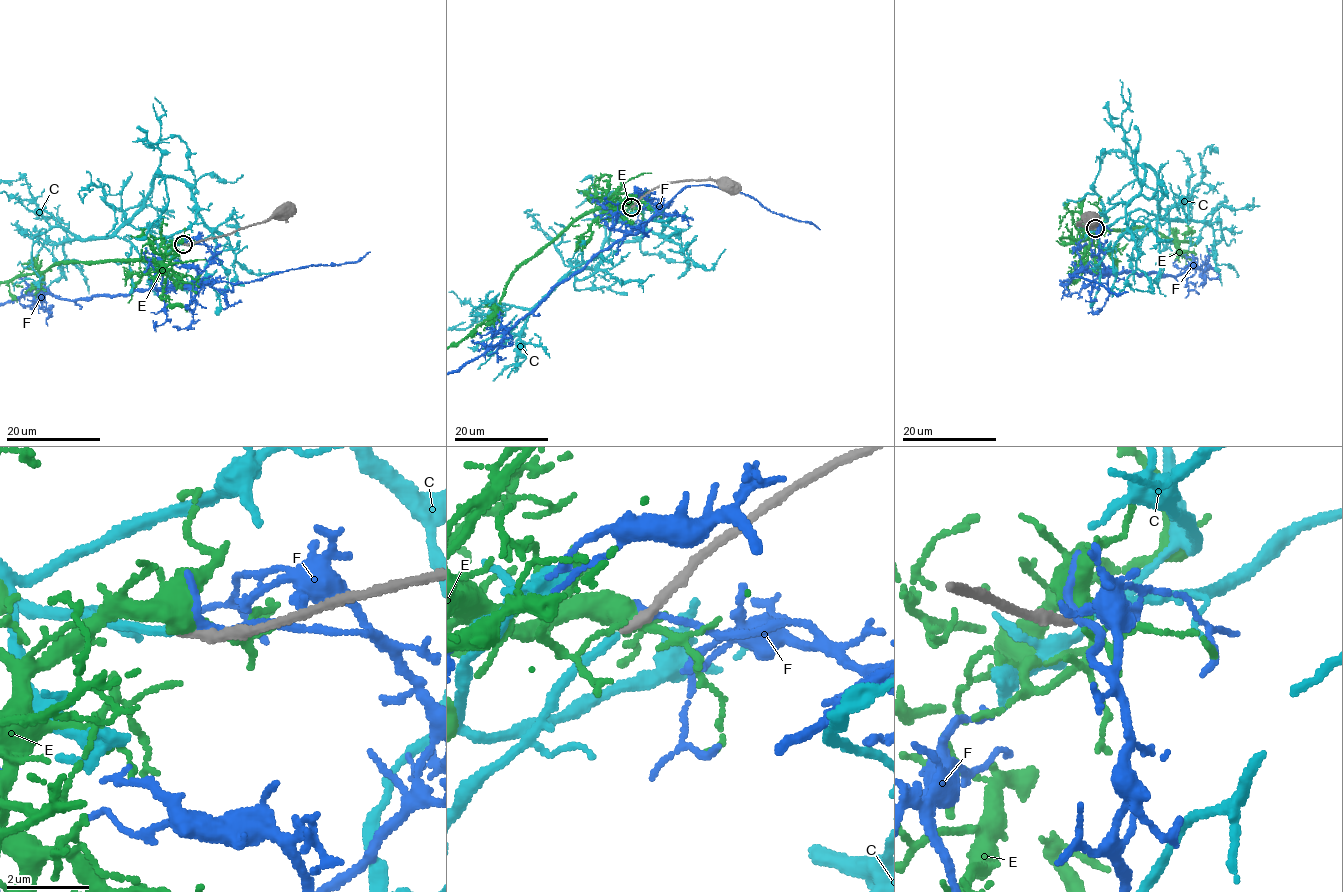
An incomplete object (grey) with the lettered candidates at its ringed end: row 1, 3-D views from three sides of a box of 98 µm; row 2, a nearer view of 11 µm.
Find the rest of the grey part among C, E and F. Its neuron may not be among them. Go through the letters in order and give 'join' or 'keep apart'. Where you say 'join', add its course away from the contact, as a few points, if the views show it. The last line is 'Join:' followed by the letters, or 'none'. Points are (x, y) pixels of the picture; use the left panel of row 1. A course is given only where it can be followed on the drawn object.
C: join; it runs (183, 244), (161, 219), (124, 223), (156, 176), (190, 188), (193, 222), (161, 234), (155, 173)
E: keep apart
F: keep apart
Join: C

